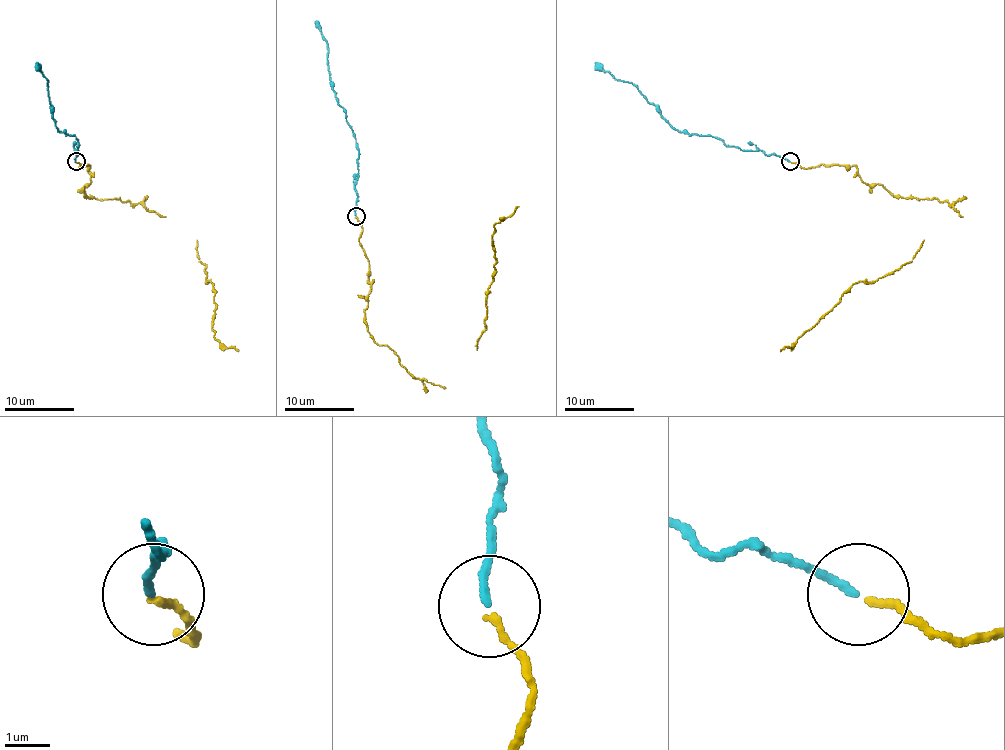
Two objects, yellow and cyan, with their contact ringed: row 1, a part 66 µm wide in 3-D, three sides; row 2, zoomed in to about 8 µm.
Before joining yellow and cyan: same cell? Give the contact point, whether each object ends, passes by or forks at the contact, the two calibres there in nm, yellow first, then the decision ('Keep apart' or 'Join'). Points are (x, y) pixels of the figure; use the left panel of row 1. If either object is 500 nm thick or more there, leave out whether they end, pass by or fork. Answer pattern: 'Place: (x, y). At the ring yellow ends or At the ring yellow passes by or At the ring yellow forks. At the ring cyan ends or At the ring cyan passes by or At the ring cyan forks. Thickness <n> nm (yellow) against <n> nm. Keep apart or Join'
Place: (76, 161). At the ring yellow ends. At the ring cyan ends. Thickness 150 nm (yellow) against 160 nm. Join

